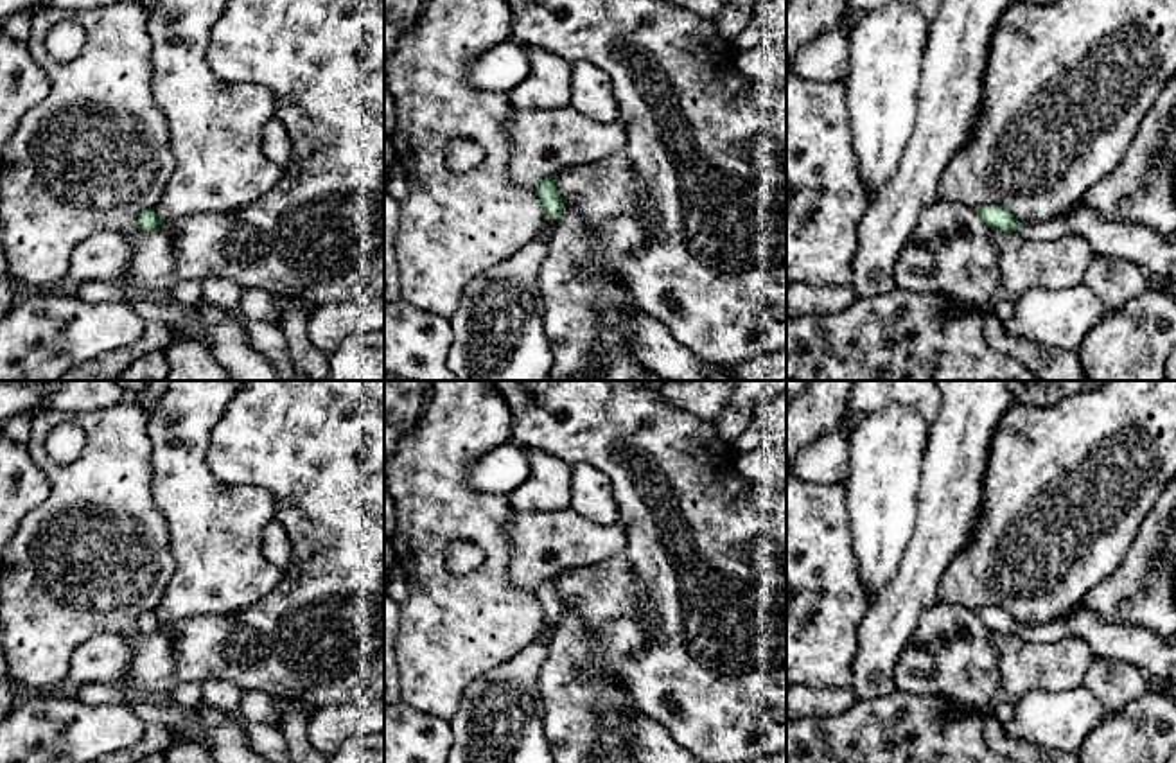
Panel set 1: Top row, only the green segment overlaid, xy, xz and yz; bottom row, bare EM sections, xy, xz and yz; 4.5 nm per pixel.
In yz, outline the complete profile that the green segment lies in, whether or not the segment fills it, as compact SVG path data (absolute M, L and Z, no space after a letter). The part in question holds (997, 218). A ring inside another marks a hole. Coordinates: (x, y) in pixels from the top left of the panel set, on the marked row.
M980 205L975 210L991 230L1016 232L1032 241L1056 241L1074 233L1065 217L1052 217L1038 224L1022 224L1007 208L998 205Z

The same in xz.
M557 174L548 176L535 189L546 214L544 233L469 280L449 318L447 368L458 381L544 381L549 373L553 352L544 330L539 269L566 206L555 181Z

